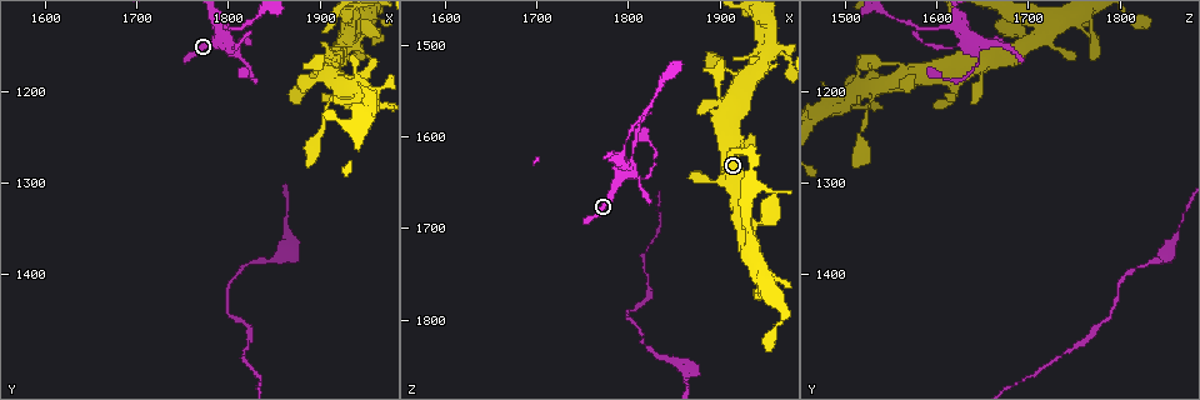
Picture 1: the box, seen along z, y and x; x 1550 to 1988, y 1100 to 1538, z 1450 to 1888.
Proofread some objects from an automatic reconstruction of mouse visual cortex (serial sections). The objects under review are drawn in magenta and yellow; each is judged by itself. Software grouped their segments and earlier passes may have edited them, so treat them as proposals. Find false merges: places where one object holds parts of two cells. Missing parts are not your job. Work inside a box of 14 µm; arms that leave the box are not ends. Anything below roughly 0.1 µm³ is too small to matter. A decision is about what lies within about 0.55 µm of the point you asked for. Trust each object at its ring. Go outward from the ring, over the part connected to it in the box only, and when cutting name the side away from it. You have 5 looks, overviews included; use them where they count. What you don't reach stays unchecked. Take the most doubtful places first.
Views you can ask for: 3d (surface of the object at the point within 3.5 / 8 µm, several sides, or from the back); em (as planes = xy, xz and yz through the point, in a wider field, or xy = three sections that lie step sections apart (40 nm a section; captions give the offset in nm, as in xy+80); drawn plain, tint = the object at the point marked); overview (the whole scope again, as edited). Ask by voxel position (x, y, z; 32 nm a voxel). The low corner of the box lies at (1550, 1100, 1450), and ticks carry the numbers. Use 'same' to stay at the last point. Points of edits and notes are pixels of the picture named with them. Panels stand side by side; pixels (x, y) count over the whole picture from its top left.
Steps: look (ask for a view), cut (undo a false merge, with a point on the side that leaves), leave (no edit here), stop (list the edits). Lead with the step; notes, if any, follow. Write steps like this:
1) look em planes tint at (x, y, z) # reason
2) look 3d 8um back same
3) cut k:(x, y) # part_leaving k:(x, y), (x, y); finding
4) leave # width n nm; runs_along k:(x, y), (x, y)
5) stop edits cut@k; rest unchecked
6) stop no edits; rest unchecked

look 3d 8um back at (1795, 1145, 1635) # sudden change in width

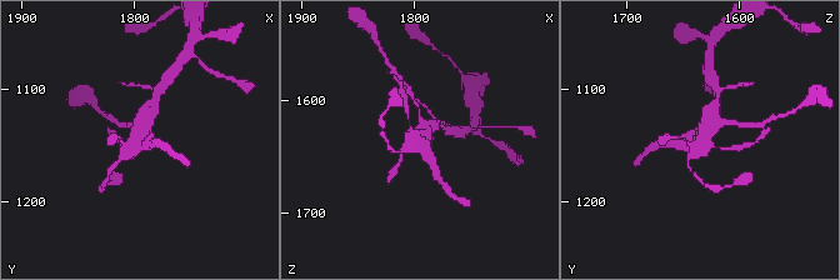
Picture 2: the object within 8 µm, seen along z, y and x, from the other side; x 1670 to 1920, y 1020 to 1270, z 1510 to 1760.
look 3d 3.5um at (1796, 1148, 1636)

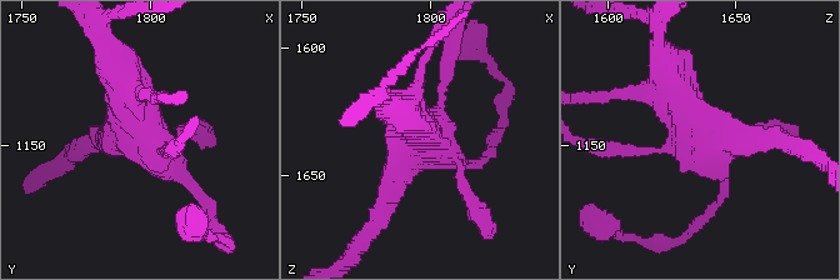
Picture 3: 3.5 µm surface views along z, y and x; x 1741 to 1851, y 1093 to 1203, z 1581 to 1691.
look em planes tint at (1795, 1147, 1637)

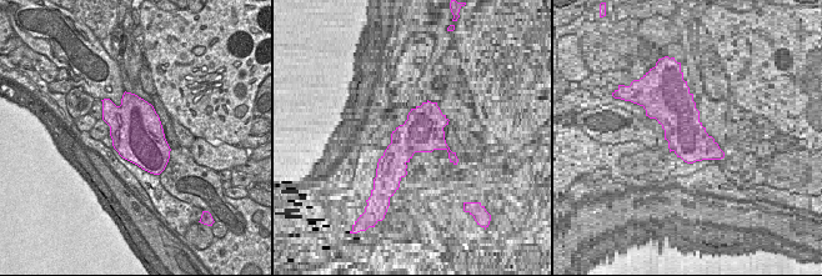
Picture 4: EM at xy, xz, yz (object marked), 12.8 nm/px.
leave # all the same cell

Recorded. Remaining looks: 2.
look 3d 3.5um back at (1930, 1155, 1695) # small branch off a trunk

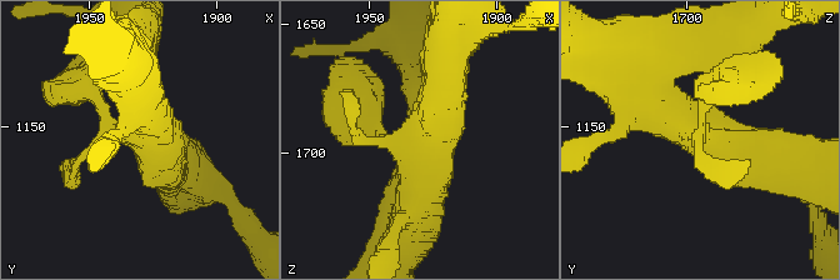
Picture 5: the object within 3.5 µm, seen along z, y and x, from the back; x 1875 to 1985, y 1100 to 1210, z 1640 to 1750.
look em xy step 3 tint at (1931, 1152, 1695) # need the tissue

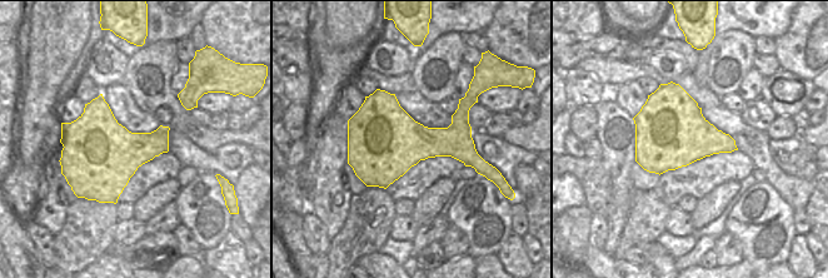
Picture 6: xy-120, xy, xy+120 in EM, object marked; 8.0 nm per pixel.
leave # runs_along 5:(775, 158), (730, 158), (640, 89); all the same cell

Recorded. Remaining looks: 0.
stop no edits; rest unchecked

